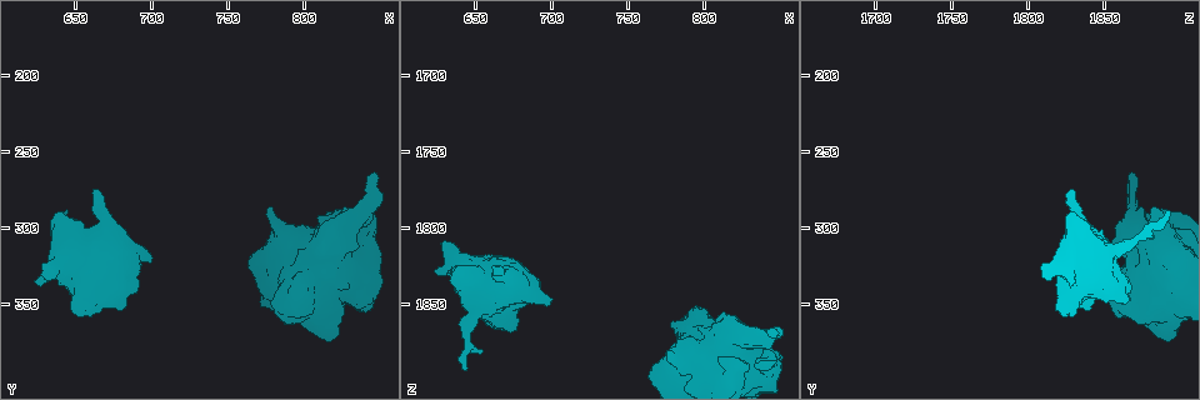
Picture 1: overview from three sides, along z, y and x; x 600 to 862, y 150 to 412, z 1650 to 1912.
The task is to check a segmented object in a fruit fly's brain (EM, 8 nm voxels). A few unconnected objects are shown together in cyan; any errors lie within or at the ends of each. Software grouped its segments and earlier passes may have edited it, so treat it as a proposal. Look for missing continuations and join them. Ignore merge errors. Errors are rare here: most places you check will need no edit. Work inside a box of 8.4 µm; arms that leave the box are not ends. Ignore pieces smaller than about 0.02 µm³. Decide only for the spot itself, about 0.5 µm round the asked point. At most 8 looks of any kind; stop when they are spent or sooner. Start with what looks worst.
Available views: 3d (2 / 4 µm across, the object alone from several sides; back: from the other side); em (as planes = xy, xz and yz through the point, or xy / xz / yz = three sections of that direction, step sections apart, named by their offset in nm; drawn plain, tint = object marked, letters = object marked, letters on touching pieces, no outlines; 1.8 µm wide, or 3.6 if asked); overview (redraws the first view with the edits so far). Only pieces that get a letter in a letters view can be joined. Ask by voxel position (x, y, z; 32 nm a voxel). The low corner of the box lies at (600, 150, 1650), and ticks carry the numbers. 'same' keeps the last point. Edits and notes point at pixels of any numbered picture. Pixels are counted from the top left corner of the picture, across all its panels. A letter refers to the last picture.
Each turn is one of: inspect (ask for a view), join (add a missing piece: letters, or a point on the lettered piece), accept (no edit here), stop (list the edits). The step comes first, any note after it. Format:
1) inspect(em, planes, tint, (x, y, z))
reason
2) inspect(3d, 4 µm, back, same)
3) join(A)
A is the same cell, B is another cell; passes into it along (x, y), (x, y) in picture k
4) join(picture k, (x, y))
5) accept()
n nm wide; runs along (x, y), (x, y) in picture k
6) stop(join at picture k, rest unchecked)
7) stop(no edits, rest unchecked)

inspect(em, planes, letters, (662, 276, 1826))
thick end

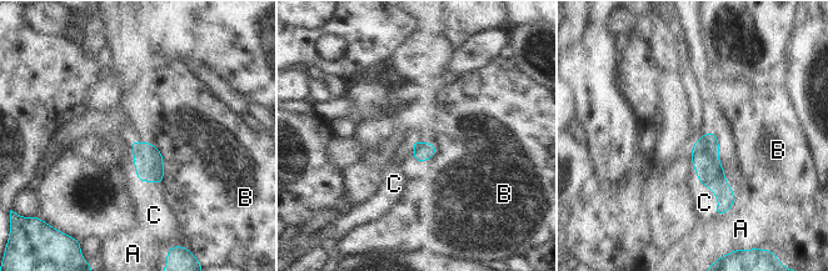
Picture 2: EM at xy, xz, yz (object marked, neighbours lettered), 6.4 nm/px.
accept()
B touches over 280 nm; A, B and C are other cells; none of them fits

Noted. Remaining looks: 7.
inspect(em, planes, letters, (630, 332, 1808))
thick end

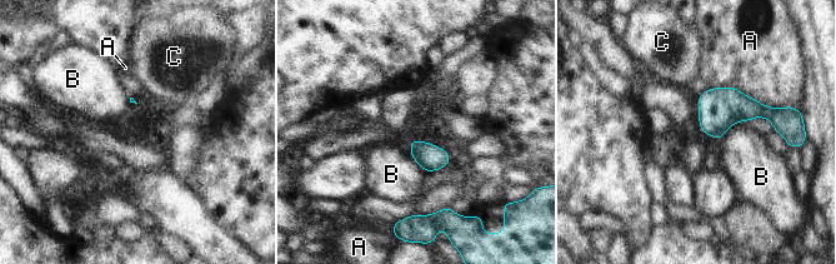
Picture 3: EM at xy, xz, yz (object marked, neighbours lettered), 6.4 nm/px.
accept()
A, B and C are other cells; none of them fits

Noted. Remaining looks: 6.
inspect(em, xy, step 16, letters, (846, 262, 1870))
free end

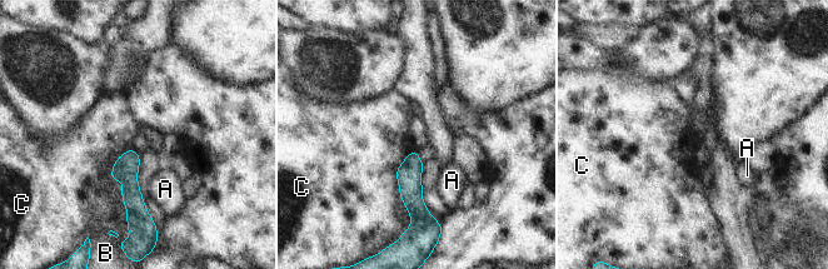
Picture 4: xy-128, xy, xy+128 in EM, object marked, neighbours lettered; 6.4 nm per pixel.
inspect(em, planes, letters, same)
another direction

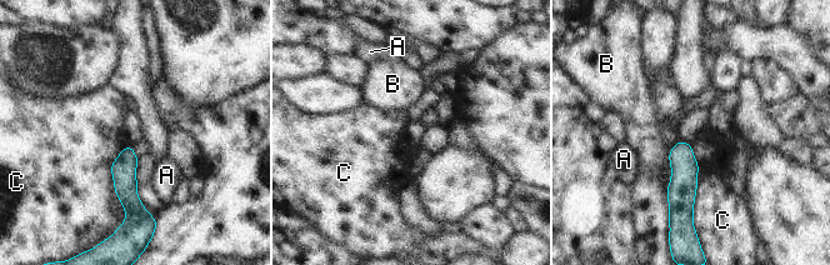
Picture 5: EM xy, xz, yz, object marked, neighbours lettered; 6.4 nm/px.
accept()
120 nm wide; A, B and C are other cells; border along (130, 144), (110, 166), (124, 220) in picture 5; none of them fits

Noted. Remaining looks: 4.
inspect(3d, 4 µm, (778, 286, 1882))
thick end

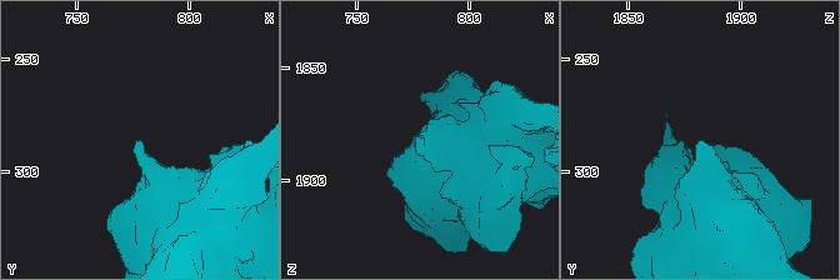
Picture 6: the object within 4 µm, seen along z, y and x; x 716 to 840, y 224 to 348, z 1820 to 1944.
inspect(em, planes, letters, (776, 287, 1881))

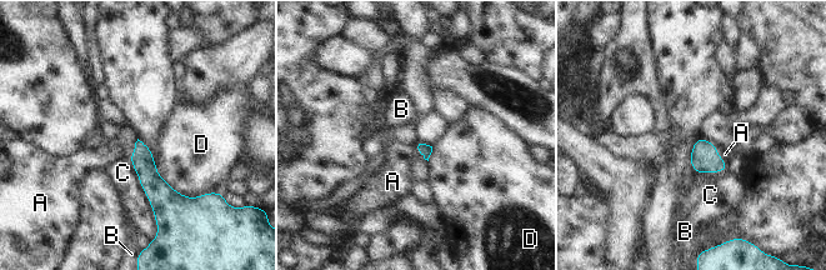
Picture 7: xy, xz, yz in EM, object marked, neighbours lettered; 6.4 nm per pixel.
accept()
A, B, C and D are other cells; none of them fits

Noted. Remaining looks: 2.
stop(no edits, rest unchecked)

